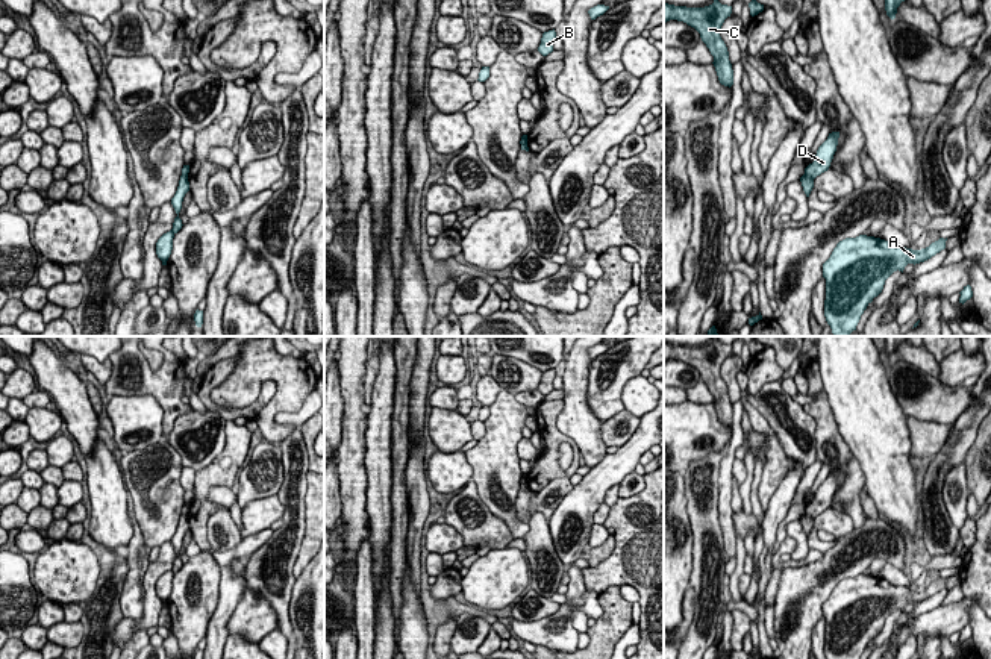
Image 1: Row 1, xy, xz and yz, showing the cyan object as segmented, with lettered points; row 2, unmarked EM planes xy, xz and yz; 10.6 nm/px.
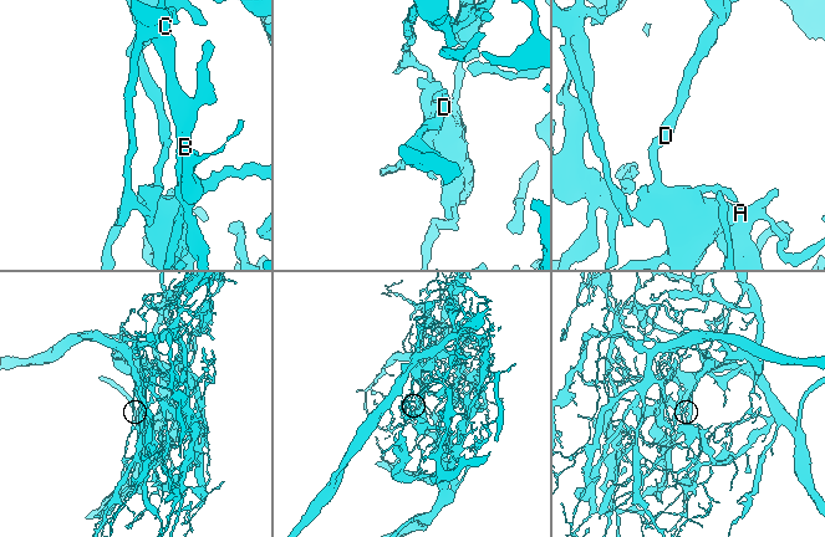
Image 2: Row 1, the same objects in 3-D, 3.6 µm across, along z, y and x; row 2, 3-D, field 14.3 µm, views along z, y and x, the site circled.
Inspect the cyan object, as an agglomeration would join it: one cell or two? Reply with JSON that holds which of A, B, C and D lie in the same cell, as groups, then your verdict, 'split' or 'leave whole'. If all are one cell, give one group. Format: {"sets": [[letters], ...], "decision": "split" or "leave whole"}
{"sets": [["A", "D"], ["B", "C"]], "decision": "split"}

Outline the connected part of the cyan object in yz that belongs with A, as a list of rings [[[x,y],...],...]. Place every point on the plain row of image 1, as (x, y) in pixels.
[[[859,574],[836,583],[823,603],[826,618],[826,659],[861,659],[867,645],[877,636],[885,620],[908,603],[920,603],[946,588],[939,577],[921,589],[894,586],[888,580]]]

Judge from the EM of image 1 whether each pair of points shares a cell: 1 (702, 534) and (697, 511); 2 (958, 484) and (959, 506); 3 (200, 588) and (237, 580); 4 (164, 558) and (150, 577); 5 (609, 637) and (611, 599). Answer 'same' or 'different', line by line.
1: same
2: same
3: different
4: same
5: same

